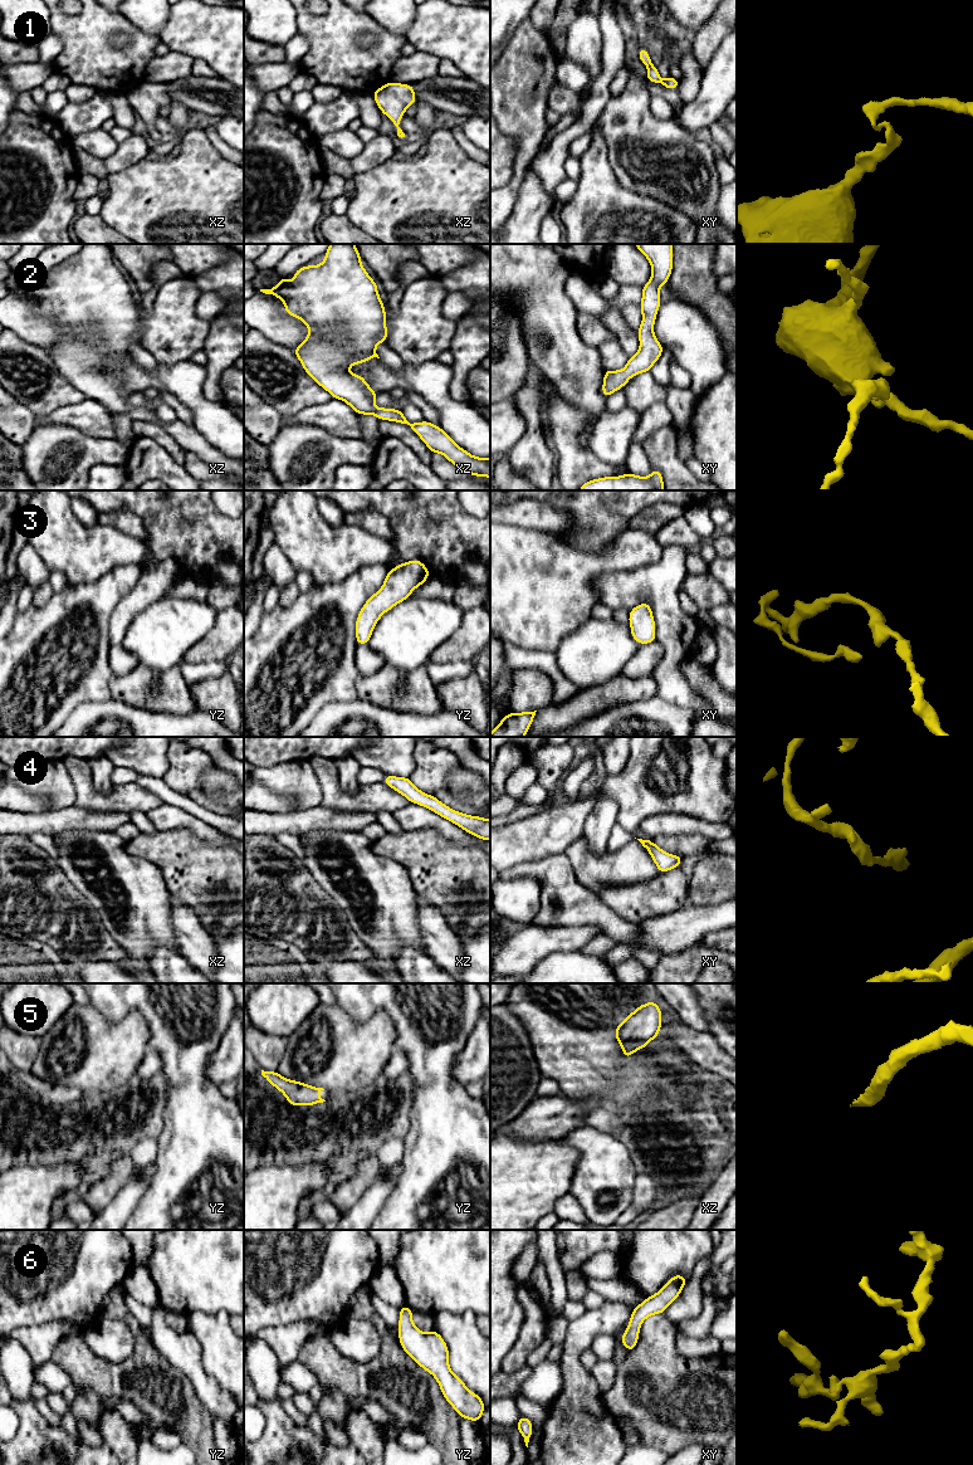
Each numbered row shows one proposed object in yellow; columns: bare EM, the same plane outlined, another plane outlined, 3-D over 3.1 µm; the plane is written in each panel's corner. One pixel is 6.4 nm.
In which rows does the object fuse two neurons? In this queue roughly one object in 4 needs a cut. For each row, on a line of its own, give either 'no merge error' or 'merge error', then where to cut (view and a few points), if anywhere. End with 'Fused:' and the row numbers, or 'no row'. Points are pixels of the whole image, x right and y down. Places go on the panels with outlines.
1: no merge error; cut none
2: no merge error; cut none
3: no merge error; cut none
4: no merge error; cut none
5: no merge error; cut none
6: no merge error; cut none
Fused: no row

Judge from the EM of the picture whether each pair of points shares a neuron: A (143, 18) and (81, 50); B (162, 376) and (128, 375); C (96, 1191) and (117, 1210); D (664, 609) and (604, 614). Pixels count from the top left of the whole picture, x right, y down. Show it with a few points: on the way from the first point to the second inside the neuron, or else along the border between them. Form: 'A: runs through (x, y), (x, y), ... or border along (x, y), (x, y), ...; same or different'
A: border along (120, 13), (142, 30), (159, 37); different
B: runs through (153, 379), (137, 379); same
C: border along (127, 1178), (97, 1216); different
D: border along (599, 601), (612, 611); different

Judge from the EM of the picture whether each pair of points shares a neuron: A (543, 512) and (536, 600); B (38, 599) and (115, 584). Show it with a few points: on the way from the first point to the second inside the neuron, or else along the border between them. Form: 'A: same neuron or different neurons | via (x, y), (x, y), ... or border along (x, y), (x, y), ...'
A: different neurons | border along (513, 525), (562, 535)
B: different neurons | border along (53, 594), (42, 605), (32, 605)

